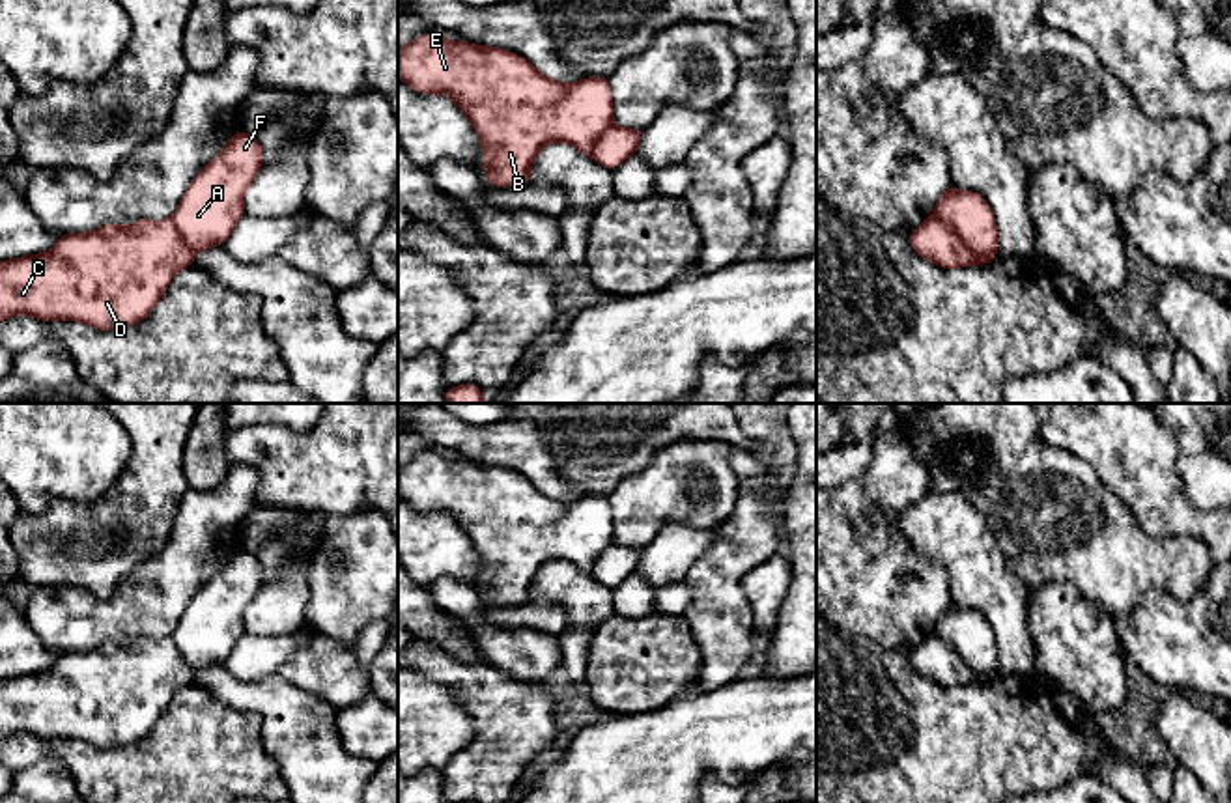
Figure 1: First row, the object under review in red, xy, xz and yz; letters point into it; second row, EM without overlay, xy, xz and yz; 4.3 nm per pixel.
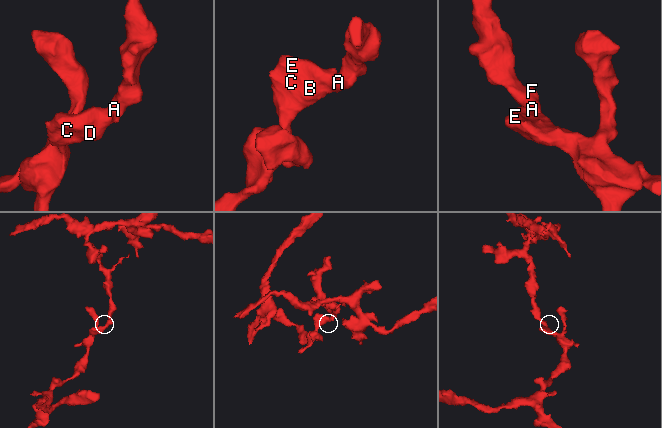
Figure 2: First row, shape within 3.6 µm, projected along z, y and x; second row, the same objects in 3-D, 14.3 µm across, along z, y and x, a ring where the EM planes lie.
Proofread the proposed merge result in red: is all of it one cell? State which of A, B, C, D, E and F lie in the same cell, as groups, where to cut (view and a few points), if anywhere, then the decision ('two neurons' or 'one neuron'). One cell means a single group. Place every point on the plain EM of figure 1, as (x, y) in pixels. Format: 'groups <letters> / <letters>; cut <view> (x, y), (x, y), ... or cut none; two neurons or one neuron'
groups A F / B C D E; cut yz (933, 632), (972, 669), (996, 673); two neurons

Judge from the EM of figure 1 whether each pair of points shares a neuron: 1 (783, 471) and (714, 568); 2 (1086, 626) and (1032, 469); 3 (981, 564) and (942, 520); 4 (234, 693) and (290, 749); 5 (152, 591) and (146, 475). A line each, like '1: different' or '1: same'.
1: same
2: different
3: same
4: same
5: different

